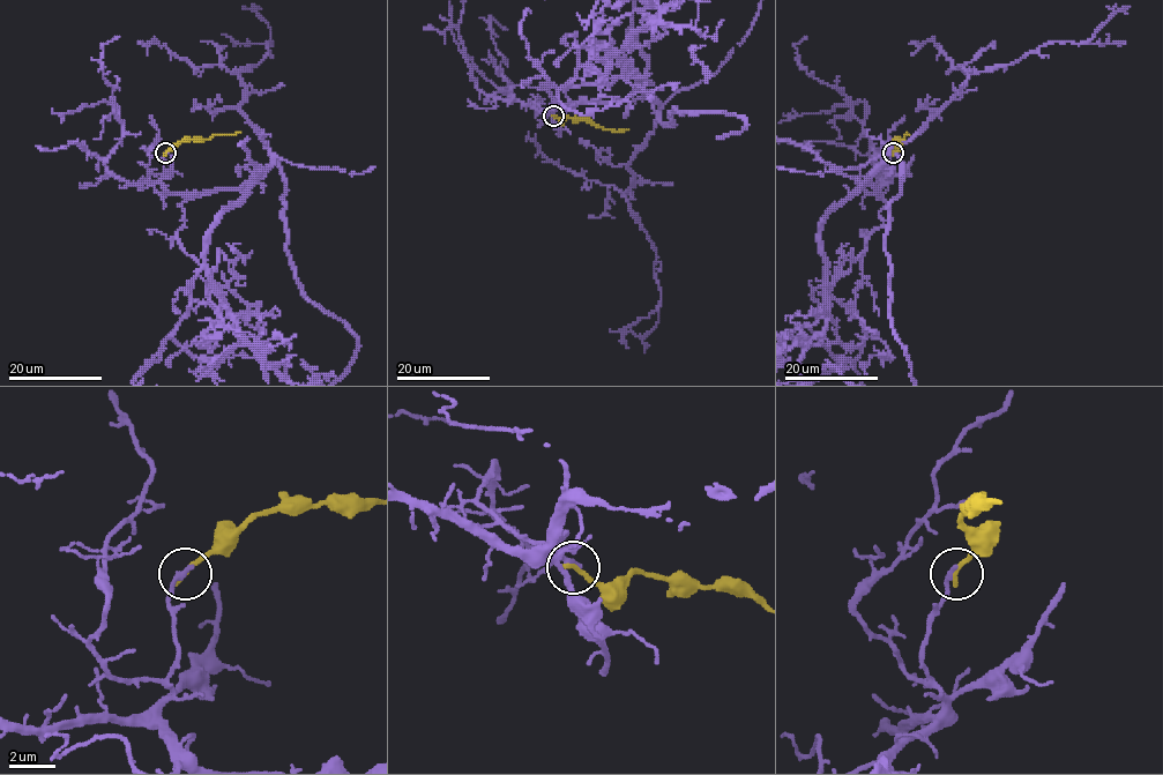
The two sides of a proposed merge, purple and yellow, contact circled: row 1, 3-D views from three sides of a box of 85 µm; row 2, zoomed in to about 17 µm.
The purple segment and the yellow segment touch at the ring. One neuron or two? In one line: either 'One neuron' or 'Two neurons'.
Two neurons

